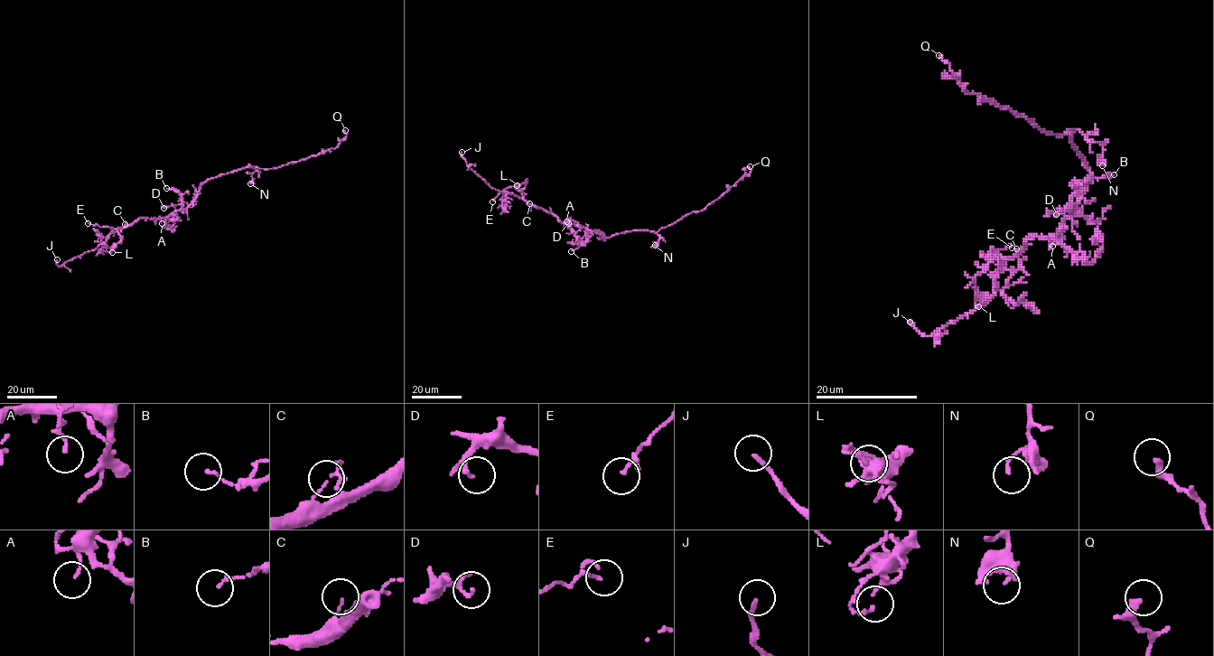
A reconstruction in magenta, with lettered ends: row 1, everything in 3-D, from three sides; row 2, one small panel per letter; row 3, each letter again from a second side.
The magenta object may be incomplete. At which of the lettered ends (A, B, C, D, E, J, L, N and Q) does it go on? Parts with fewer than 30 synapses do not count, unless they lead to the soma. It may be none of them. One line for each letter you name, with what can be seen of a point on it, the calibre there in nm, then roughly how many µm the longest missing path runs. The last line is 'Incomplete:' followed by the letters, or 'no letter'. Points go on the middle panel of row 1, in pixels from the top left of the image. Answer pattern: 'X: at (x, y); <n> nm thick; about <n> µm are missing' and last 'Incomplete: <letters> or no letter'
J: at (462, 152); 180 nm thick; about 30 µm are missing
Incomplete: J

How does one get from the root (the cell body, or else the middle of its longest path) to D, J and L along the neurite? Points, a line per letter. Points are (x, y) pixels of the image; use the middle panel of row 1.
D: (601, 238), (576, 221), (568, 220), (568, 223)
J: (601, 238), (594, 231), (561, 221), (516, 195), (491, 188), (470, 168), (462, 152)
L: (601, 238), (594, 231), (561, 221), (551, 213), (529, 203), (521, 192), (525, 183), (515, 183), (517, 185)

